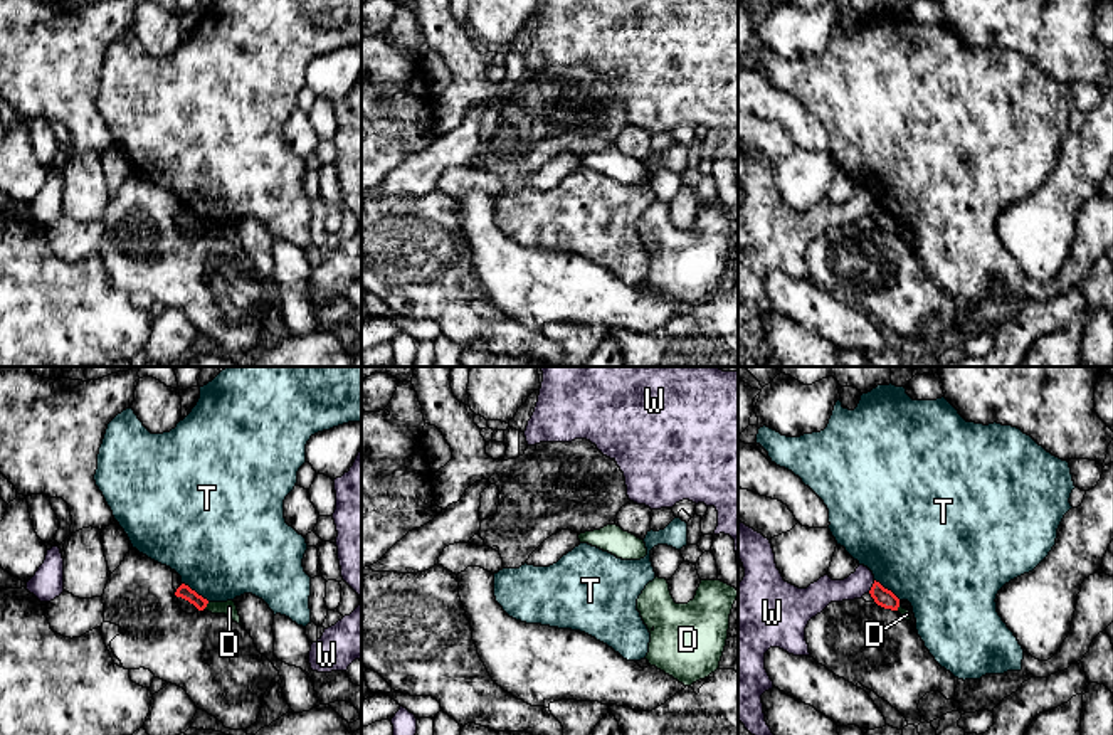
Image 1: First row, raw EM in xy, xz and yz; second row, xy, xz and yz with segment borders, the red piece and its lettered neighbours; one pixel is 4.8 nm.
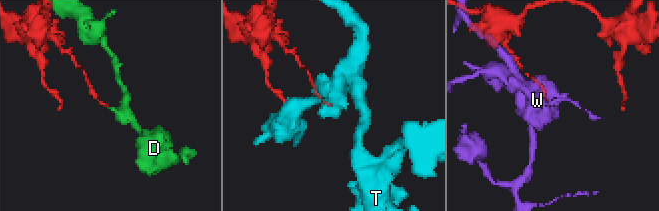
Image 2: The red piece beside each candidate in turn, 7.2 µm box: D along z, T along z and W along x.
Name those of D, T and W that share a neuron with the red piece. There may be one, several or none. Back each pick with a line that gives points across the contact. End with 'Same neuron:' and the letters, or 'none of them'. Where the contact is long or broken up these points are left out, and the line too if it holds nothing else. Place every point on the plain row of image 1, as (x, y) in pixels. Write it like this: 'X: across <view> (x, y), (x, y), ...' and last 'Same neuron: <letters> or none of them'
Same neuron: none of them

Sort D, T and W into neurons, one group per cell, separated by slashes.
D / T / W

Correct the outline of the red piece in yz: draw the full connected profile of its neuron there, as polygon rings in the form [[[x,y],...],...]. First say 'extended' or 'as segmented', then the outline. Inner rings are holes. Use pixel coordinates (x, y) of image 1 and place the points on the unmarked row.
as segmented | [[[874,204],[869,217],[878,229],[884,232],[898,234],[899,222],[891,214],[884,212],[879,205]]]

